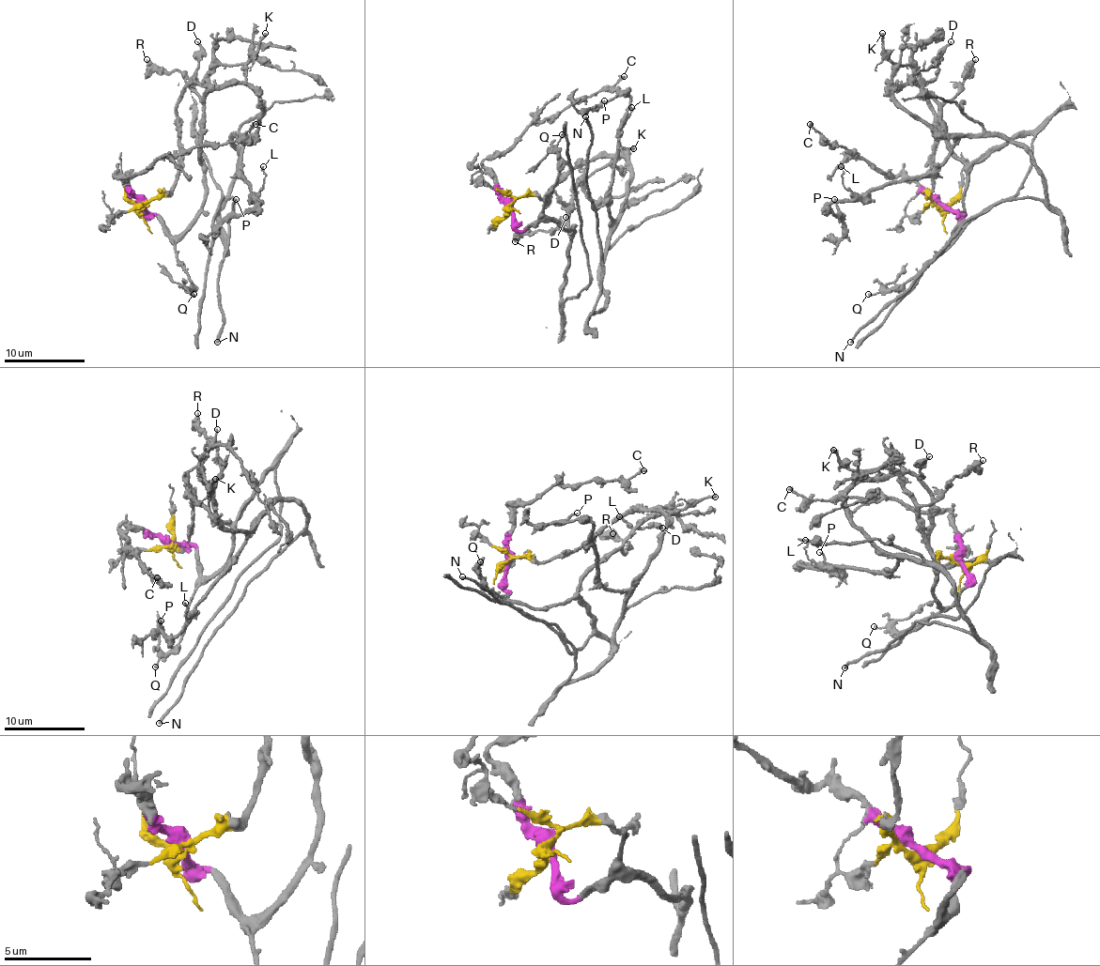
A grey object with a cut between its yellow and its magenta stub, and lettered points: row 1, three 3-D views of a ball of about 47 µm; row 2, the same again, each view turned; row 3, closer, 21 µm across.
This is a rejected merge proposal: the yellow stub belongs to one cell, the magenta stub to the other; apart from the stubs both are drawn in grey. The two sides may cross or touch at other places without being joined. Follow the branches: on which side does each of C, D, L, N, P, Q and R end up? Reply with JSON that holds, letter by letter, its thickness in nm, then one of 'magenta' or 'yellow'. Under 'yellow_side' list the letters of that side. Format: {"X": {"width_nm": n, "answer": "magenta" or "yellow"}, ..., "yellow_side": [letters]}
{"C": {"width_nm": 280, "answer": "magenta"}, "D": {"width_nm": 160, "answer": "yellow"}, "L": {"width_nm": 150, "answer": "yellow"}, "N": {"width_nm": 240, "answer": "yellow"}, "P": {"width_nm": 140, "answer": "yellow"}, "Q": {"width_nm": 170, "answer": "magenta"}, "R": {"width_nm": 380, "answer": "magenta"}, "yellow_side": ["D", "L", "N", "P"]}

